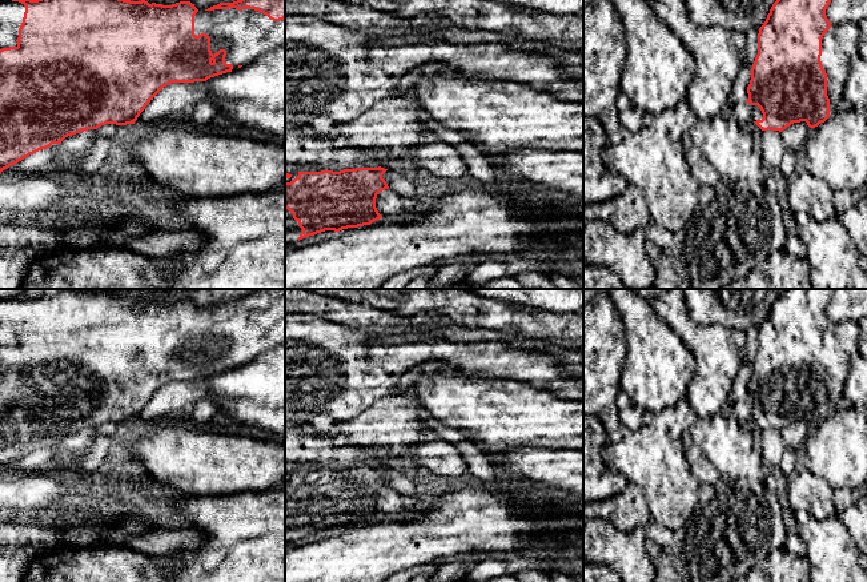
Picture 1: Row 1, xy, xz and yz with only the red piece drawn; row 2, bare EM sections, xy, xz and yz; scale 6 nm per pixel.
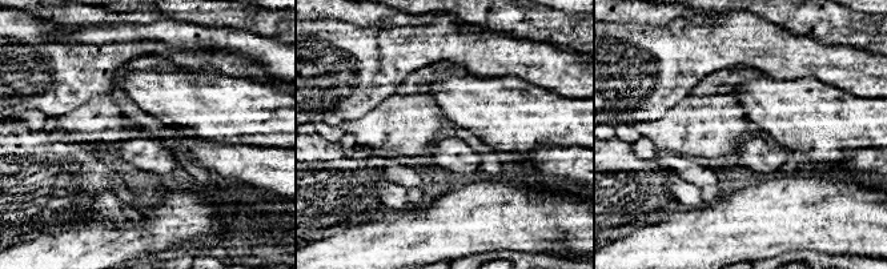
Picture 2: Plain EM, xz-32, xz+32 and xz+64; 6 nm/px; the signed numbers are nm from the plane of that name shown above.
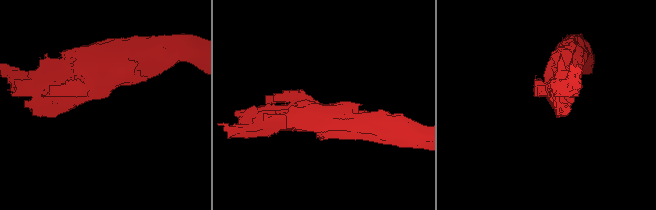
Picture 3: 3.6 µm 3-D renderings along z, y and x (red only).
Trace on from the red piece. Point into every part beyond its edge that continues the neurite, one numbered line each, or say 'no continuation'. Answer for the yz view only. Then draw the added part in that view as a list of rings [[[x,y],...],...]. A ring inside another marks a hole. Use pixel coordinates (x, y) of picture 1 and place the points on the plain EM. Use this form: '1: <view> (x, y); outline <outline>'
1: yz (839, 342); outline [[[831,322],[822,337],[822,365],[827,372],[830,413],[835,413],[843,400],[843,385],[848,365],[859,344],[859,322]]]
2: yz (757, 412); outline [[[752,404],[751,413],[752,413],[752,420],[763,417],[763,412],[758,404]]]

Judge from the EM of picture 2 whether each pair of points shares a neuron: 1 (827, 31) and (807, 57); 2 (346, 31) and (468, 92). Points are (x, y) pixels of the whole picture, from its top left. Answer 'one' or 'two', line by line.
1: two
2: two

